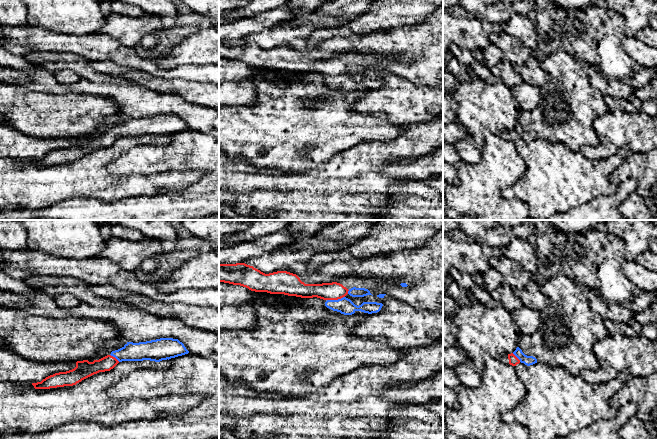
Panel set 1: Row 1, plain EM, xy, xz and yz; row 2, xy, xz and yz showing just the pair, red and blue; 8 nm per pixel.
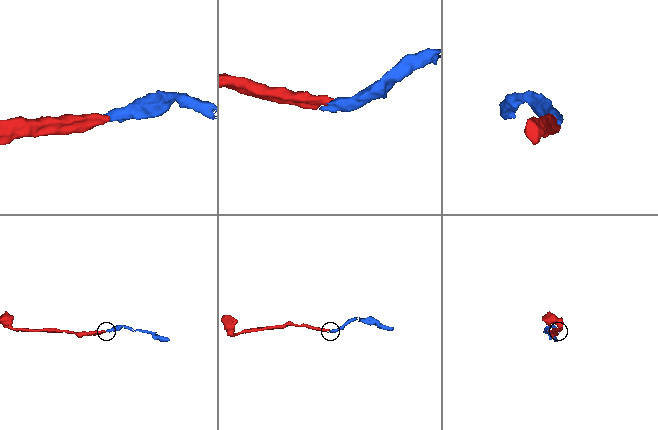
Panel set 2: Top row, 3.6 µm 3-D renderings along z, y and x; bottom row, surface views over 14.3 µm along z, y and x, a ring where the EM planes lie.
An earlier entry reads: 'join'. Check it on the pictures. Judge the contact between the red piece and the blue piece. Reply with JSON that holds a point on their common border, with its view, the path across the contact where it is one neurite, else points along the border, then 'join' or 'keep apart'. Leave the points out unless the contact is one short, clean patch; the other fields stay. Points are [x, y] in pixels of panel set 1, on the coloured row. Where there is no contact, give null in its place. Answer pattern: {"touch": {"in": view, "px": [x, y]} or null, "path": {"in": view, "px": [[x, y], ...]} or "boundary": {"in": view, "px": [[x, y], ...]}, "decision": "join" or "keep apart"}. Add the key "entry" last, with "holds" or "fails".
{"touch": {"in": "xz", "px": [335, 299]}, "path": {"in": "xz", "px": [[327, 291], [335, 299], [345, 306]]}, "decision": "join", "entry": "holds"}

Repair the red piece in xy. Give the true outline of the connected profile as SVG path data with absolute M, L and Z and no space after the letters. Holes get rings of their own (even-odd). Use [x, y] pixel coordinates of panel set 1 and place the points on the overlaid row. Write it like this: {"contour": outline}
{"contour": "M160 338L139 343L127 342L122 348L112 351L110 355L99 360L77 361L74 369L55 373L41 382L32 383L32 385L35 389L73 386L94 374L110 371L122 361L150 360L160 362L188 353L184 344L173 338Z"}

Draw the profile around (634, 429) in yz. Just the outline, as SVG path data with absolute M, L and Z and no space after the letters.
M632 417L619 431L622 439L655 439L646 429L643 421Z

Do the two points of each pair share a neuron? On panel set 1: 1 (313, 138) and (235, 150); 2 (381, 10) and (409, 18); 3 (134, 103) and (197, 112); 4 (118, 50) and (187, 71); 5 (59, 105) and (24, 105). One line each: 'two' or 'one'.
1: one
2: one
3: one
4: one
5: one

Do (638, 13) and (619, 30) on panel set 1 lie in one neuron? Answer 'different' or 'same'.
different

